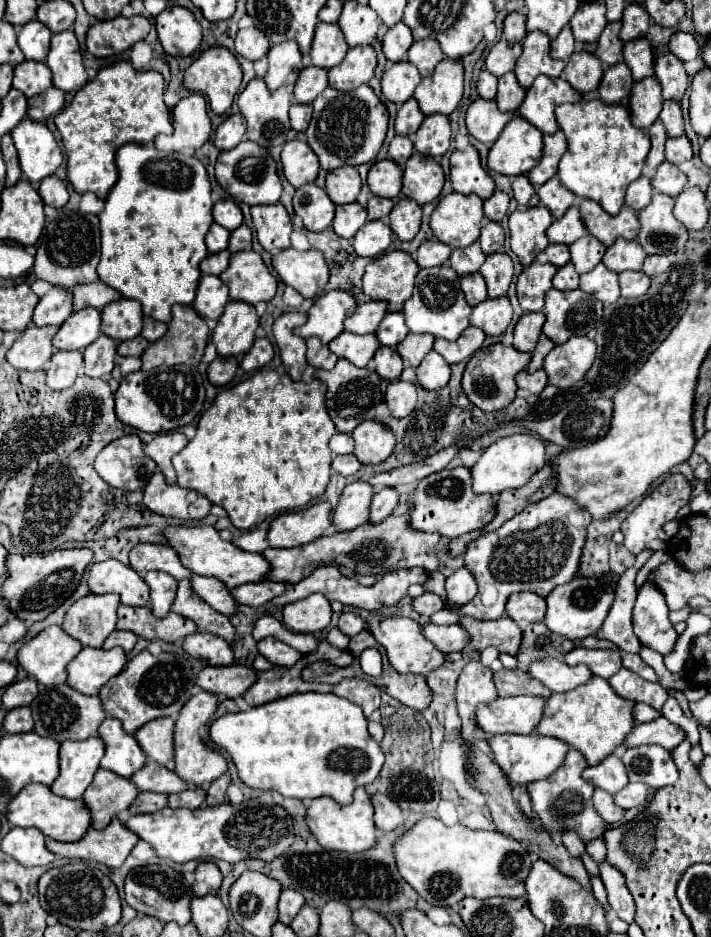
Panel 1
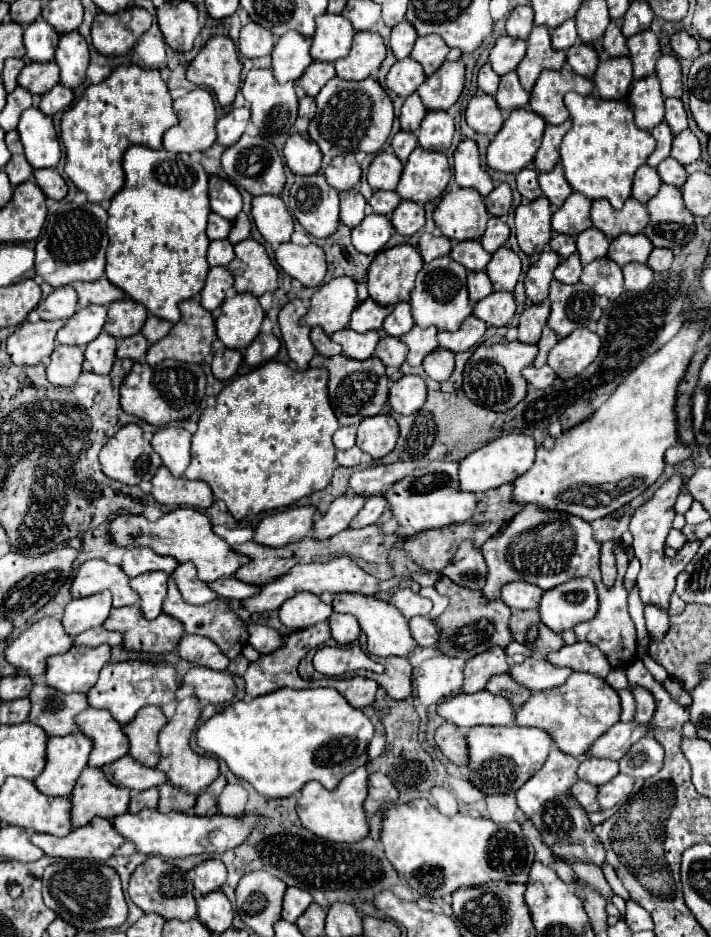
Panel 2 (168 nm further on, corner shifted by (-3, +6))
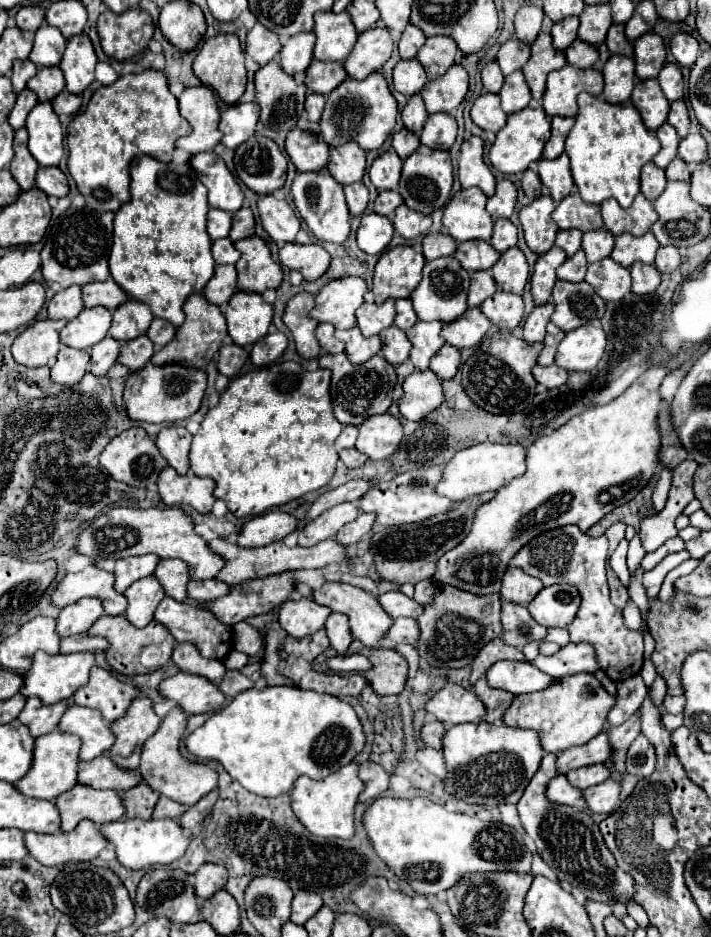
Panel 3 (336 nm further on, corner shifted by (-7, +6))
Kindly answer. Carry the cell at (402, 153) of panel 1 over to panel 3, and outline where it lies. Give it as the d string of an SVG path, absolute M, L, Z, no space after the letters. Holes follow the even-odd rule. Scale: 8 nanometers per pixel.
M401 129L393 135L393 149L401 159L407 159L419 147L419 137L407 129Z

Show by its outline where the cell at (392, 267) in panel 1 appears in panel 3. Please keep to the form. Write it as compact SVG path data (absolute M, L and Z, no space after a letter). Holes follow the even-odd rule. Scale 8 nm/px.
M391 247L381 253L373 273L375 303L381 305L389 297L409 299L421 283L421 269L425 265L423 253L413 247Z

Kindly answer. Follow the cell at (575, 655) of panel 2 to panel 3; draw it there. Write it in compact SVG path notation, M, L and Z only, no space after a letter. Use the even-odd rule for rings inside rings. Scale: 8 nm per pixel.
M569 643L563 647L559 653L545 657L539 655L535 661L531 661L537 669L543 673L551 675L553 679L561 679L565 675L575 675L575 673L591 673L597 671L599 665L595 661L595 651L587 643Z

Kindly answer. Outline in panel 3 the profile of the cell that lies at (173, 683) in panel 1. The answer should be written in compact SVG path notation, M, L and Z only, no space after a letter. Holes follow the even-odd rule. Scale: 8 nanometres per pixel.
M93 667L89 681L75 691L73 701L83 707L91 707L101 711L107 723L119 719L131 701L139 695L139 691L131 683L119 681L111 671L101 667Z

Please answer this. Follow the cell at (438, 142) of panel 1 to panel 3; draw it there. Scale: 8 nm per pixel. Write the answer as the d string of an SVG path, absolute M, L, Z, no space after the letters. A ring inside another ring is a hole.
M433 113L429 115L419 141L431 149L451 149L457 137L457 121L449 113Z

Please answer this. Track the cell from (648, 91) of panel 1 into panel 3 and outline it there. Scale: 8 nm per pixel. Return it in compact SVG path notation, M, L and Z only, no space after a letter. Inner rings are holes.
M655 79L639 81L633 89L631 101L637 107L637 111L641 113L647 129L657 131L667 121L669 101L665 99L665 95L663 95L663 91Z

